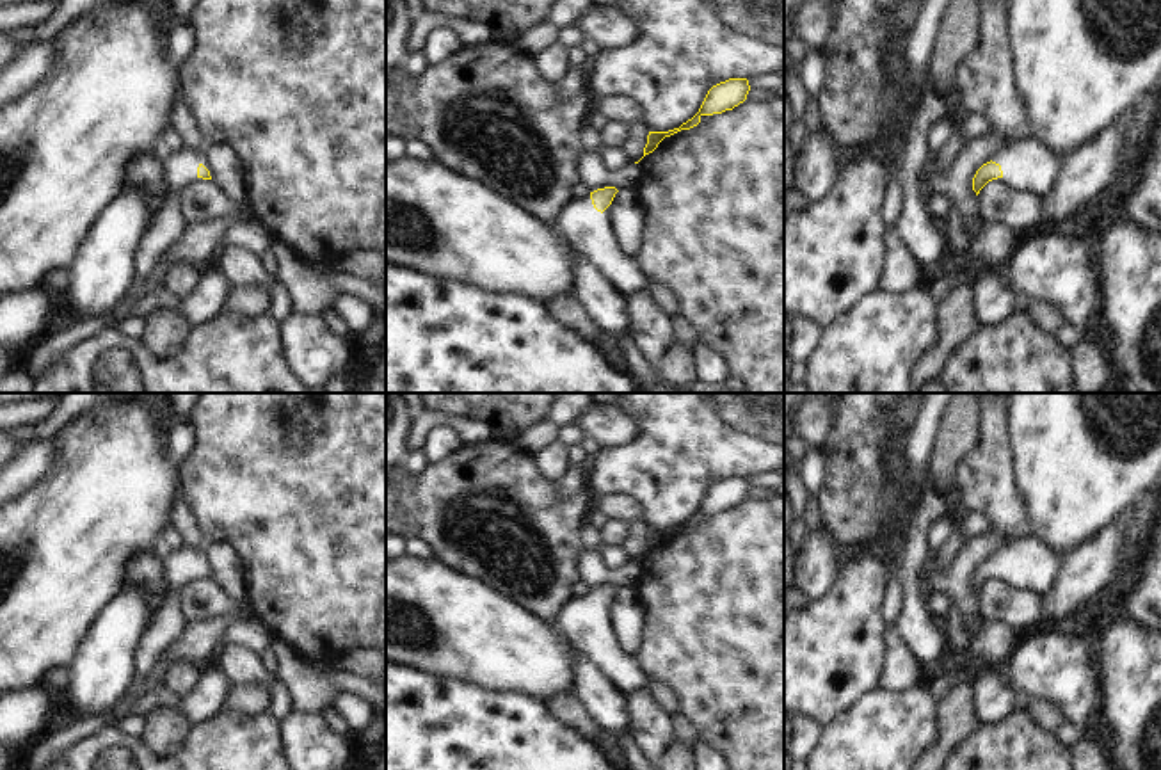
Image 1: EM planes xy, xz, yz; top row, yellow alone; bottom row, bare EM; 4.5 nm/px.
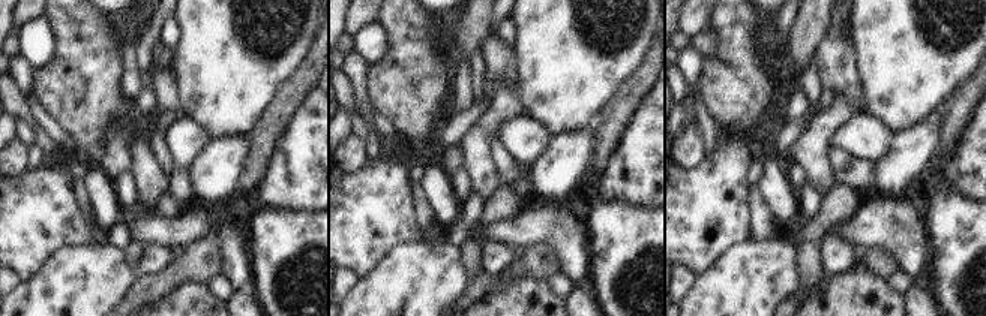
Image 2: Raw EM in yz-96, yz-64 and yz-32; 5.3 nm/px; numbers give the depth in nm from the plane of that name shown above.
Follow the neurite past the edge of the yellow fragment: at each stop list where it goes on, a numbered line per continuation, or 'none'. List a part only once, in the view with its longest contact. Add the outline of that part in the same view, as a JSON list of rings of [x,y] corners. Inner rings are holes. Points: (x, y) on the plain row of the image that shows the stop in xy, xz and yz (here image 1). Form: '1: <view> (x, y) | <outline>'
1: xz (589, 630) | [[[590,594],[560,606],[556,626],[571,646],[590,660],[624,695],[647,692],[647,676],[621,646],[610,619],[594,606]]]

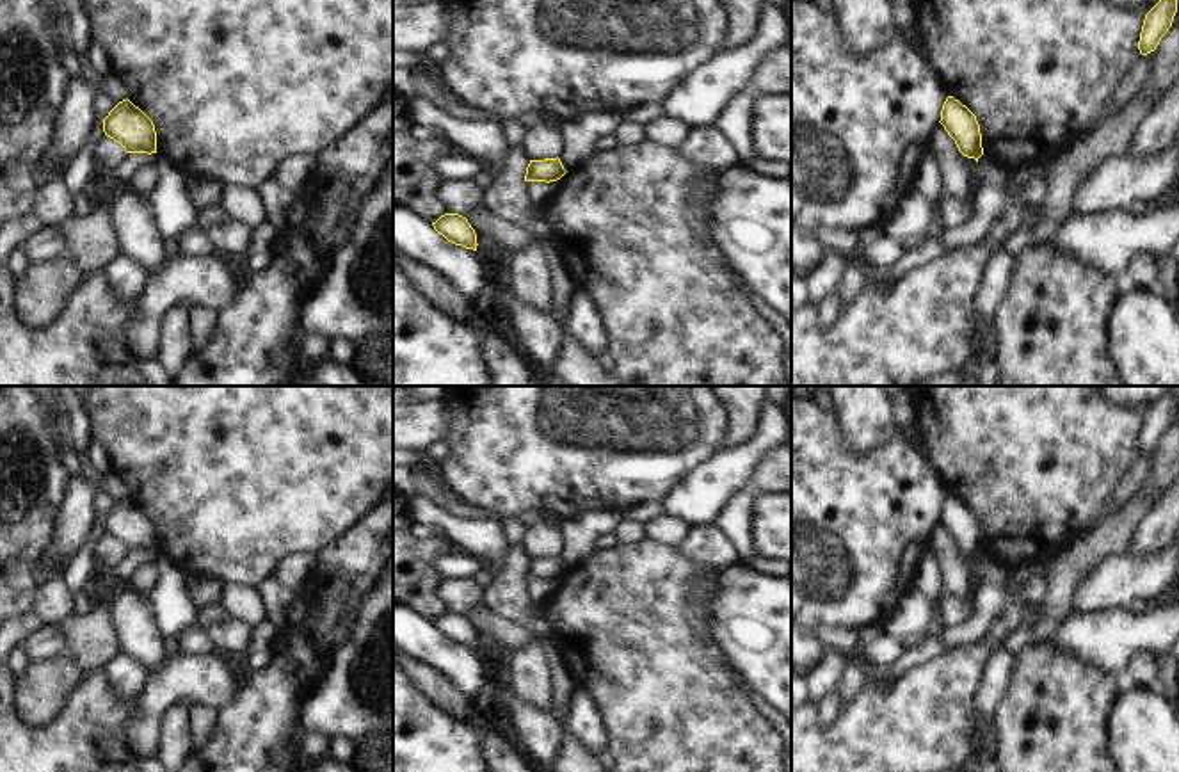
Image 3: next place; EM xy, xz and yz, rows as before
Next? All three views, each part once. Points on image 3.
none

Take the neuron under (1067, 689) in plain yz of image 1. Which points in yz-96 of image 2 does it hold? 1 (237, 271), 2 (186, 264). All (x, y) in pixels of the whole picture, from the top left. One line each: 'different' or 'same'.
1: same
2: different

